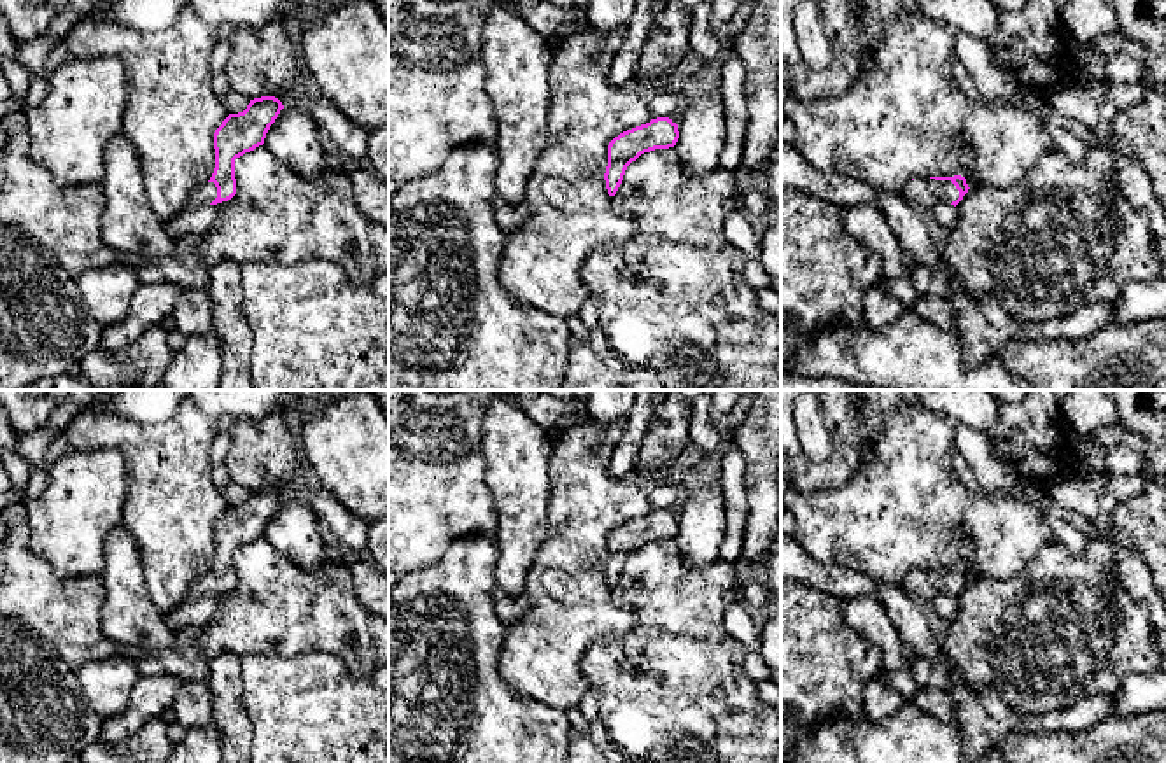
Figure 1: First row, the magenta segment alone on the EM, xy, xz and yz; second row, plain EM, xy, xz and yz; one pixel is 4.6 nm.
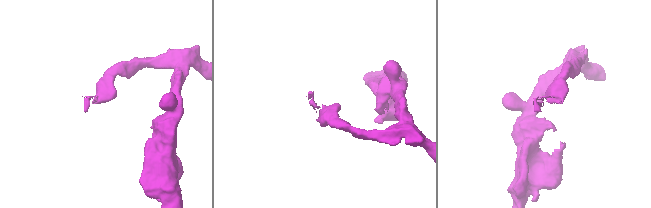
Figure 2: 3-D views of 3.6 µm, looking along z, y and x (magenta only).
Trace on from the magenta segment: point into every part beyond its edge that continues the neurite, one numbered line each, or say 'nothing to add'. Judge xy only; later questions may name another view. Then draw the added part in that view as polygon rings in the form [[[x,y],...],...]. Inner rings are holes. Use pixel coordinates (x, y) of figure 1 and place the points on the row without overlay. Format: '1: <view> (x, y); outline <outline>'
1: xy (203, 587); outline [[[207,574],[200,579],[196,579],[187,593],[186,593],[186,598],[182,600],[184,602],[191,602],[191,600],[198,600],[201,597],[210,597],[214,592],[217,590],[217,579],[214,574]]]

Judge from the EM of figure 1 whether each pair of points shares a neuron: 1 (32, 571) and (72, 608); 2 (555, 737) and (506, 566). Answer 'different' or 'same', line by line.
1: same
2: different

